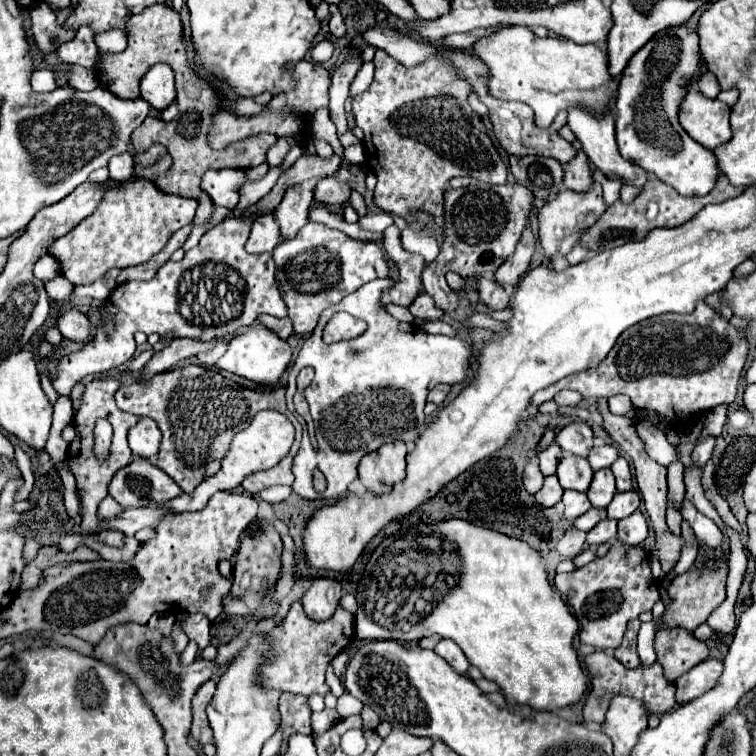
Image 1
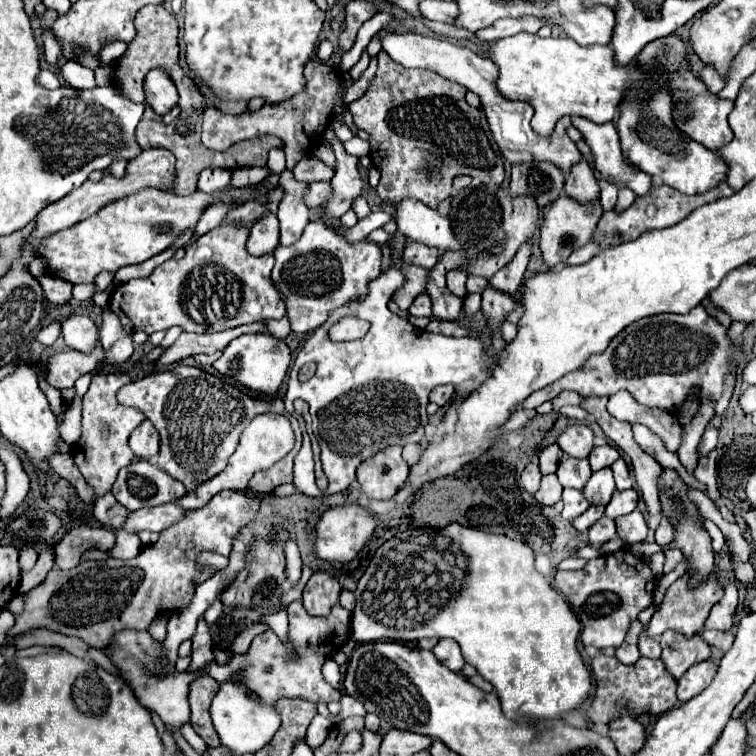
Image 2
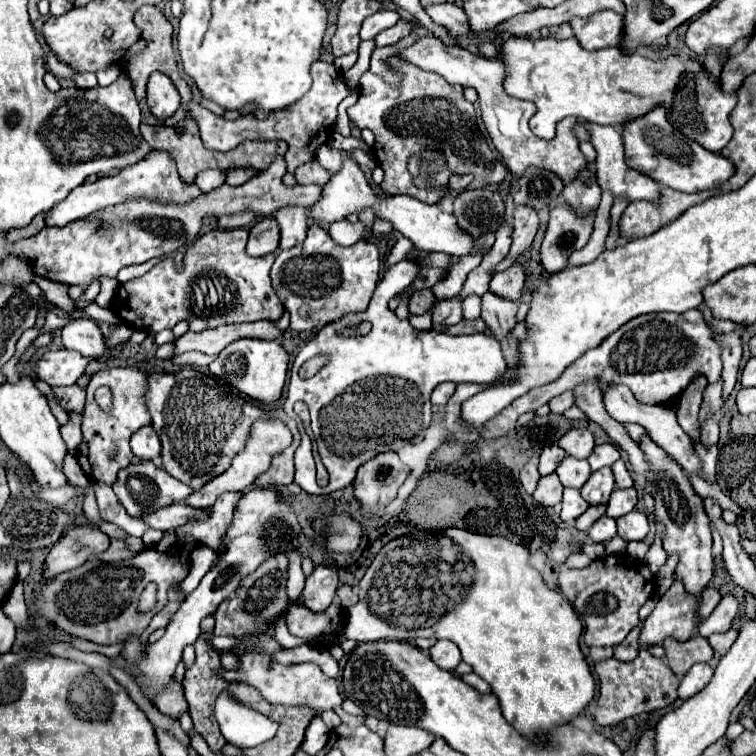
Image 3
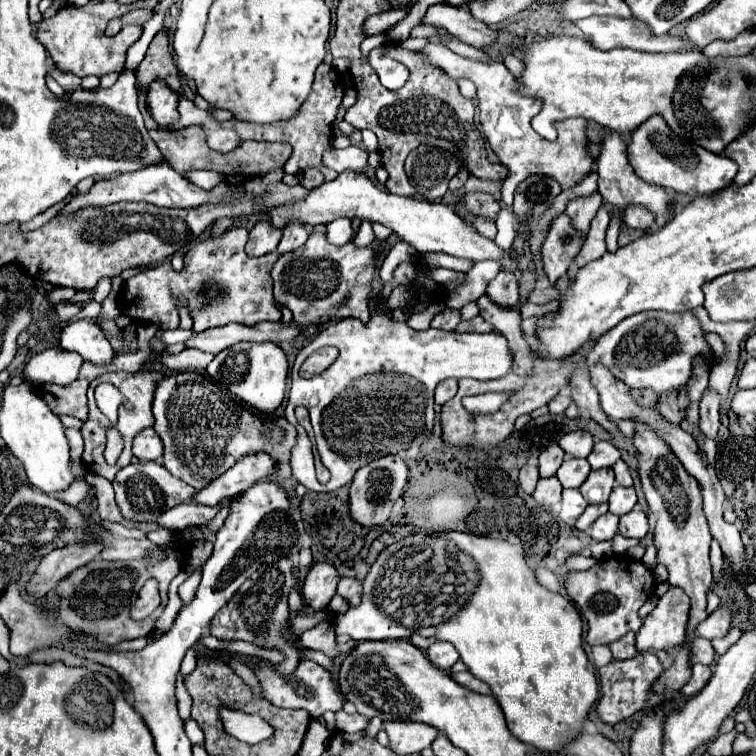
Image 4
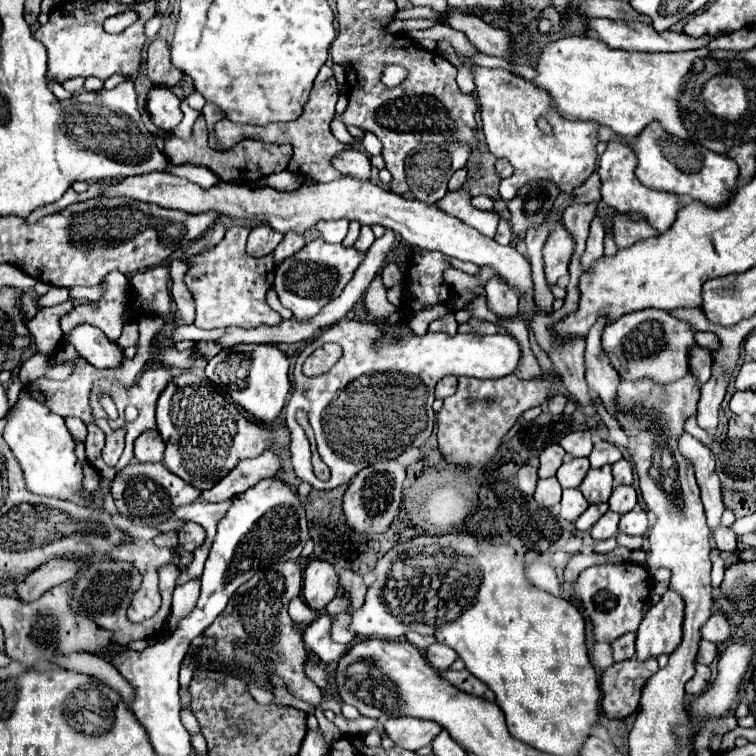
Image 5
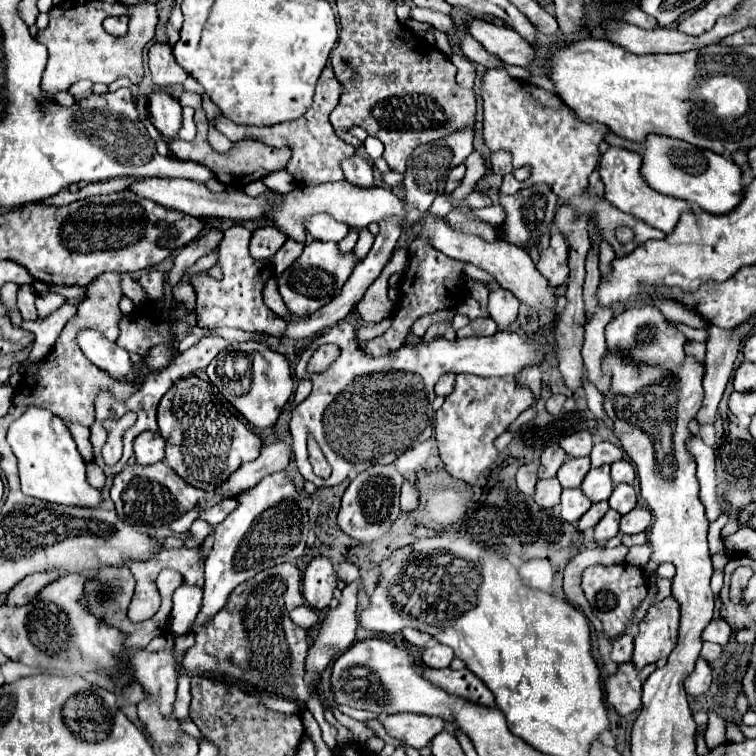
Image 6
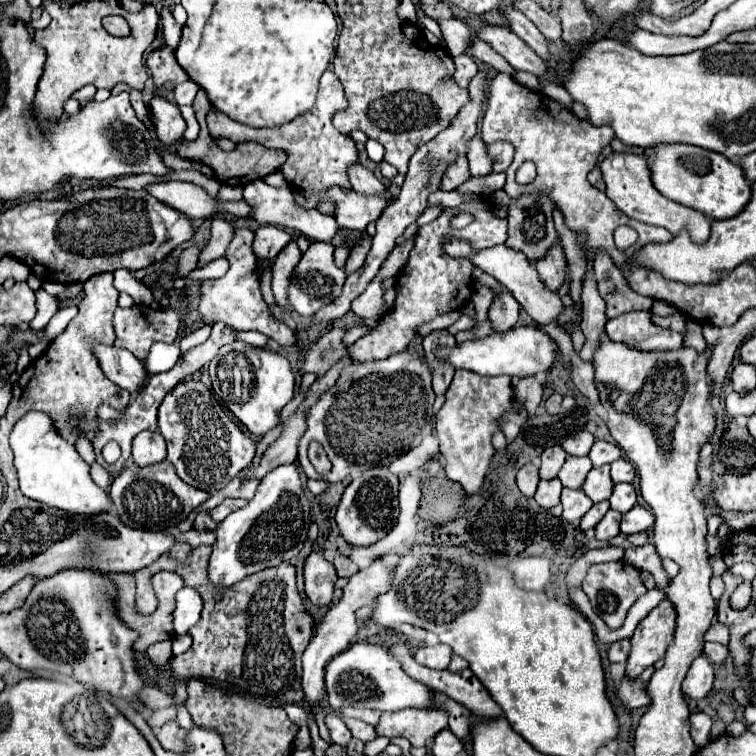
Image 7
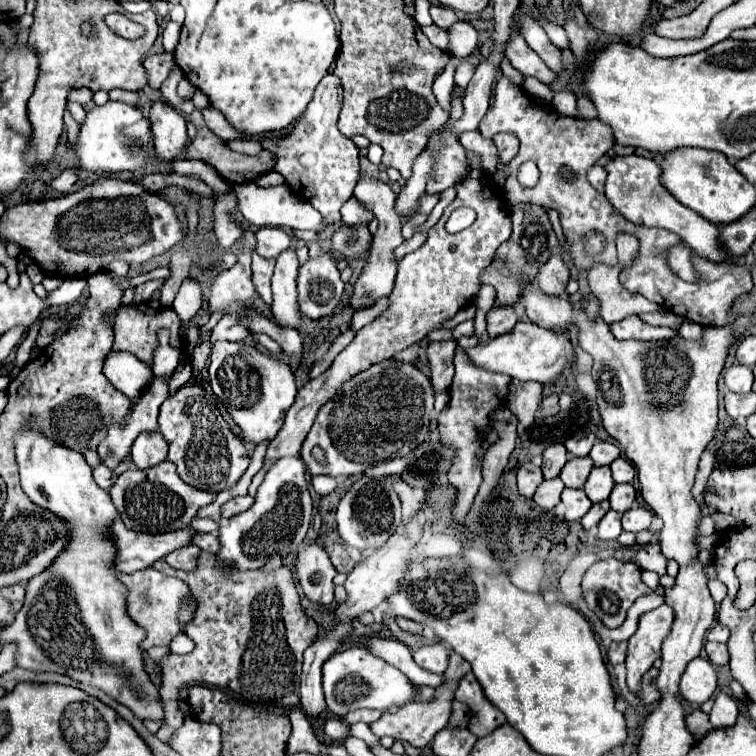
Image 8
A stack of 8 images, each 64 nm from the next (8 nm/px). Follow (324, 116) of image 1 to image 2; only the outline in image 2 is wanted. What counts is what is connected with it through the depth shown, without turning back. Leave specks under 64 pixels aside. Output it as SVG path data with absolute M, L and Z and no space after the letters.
M330 126L320 128L320 134L324 136L324 140L328 140L334 148L334 154L338 158L338 166L336 166L336 174L330 180L332 186L332 200L328 204L322 206L324 216L338 220L342 214L346 214L354 200L360 198L364 194L364 178L358 172L358 158L346 154L344 146L340 144L340 140L336 138L334 130Z

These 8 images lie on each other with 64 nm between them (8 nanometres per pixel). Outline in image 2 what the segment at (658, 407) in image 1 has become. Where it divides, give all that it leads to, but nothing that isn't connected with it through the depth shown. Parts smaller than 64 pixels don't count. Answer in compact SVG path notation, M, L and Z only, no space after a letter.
M696 306L696 308L692 308L692 312L680 314L680 316L676 316L676 314L648 316L644 320L636 320L628 328L624 328L624 332L620 332L620 336L616 336L616 340L612 340L612 344L608 344L608 348L604 352L600 352L600 356L590 356L588 364L584 364L584 368L580 368L580 372L568 372L568 376L562 376L556 384L552 384L552 388L542 388L542 390L532 392L532 396L528 396L528 400L524 400L524 404L516 404L512 414L518 410L538 408L542 402L552 400L562 390L574 390L580 396L590 396L590 394L612 396L618 390L628 390L636 398L636 402L640 402L644 406L656 406L656 408L662 408L668 412L680 410L688 392L694 386L700 388L700 398L718 400L724 390L724 374L730 370L730 366L726 362L730 348L732 348L732 342L726 338L726 328L720 326L718 322L714 322L702 306Z

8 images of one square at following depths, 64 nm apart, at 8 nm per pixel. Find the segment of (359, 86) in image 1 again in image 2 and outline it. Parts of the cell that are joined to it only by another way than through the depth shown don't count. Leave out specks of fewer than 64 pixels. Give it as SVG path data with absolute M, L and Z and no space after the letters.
M372 56L368 70L349 88L344 89L340 84L340 72L336 68L332 68L320 60L310 60L306 64L306 70L304 70L308 84L298 96L292 96L290 100L284 100L280 104L266 104L258 112L246 112L242 116L220 114L216 108L206 106L202 112L204 114L204 118L202 118L202 144L210 150L224 152L232 144L246 140L246 138L254 138L258 134L260 136L266 136L266 134L278 136L286 144L286 148L284 148L286 166L288 166L288 170L292 170L302 158L311 153L312 146L315 146L322 139L320 135L317 135L317 130L320 125L326 125L330 122L329 118L332 118L332 114L334 114L336 98L340 96L343 102L350 104L362 97L370 80L376 76L376 68L378 68L378 60L376 60L376 56Z

